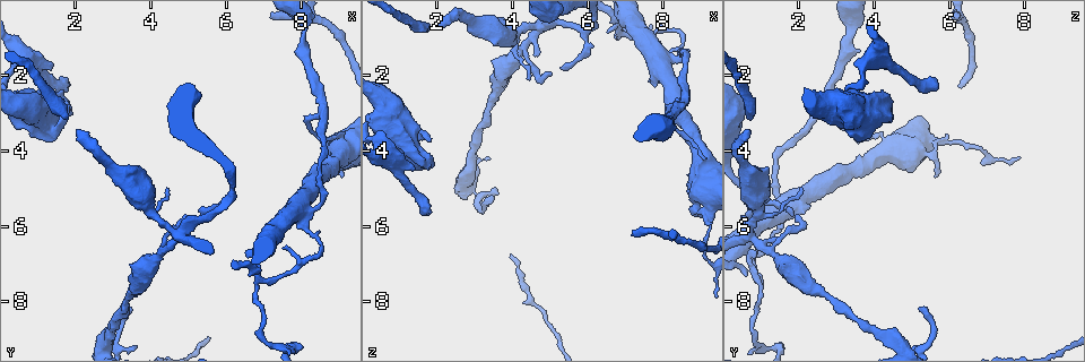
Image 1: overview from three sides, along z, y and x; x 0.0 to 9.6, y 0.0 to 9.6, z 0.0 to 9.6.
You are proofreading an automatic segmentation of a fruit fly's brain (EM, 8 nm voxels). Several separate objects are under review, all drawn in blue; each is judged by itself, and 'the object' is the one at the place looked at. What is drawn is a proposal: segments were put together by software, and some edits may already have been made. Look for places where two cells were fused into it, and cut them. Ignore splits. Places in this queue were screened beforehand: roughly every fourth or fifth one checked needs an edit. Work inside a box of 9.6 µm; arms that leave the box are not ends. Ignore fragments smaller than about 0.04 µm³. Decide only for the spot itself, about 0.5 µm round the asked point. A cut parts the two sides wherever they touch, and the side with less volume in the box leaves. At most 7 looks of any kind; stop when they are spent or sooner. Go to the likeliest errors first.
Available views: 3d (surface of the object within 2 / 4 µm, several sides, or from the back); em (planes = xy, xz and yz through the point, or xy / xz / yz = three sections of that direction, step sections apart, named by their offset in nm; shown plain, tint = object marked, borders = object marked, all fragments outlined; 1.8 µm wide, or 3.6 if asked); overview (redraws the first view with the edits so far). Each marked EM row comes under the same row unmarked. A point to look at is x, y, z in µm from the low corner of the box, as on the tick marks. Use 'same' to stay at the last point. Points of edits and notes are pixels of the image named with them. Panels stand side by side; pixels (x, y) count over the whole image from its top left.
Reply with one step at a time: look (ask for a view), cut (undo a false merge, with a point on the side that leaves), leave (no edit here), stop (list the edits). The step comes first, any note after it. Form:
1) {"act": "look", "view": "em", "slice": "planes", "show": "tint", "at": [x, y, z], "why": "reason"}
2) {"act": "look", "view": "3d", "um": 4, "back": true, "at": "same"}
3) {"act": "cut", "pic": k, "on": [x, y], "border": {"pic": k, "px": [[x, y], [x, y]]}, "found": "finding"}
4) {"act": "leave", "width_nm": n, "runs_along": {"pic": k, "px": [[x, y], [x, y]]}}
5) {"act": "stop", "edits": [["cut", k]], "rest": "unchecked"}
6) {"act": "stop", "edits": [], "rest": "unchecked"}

{"act": "look", "view": "em", "um": 3.6, "slice": "planes", "show": "tint", "at": [4.85, 6.20, 0.75], "why": "looks like a crossing"}

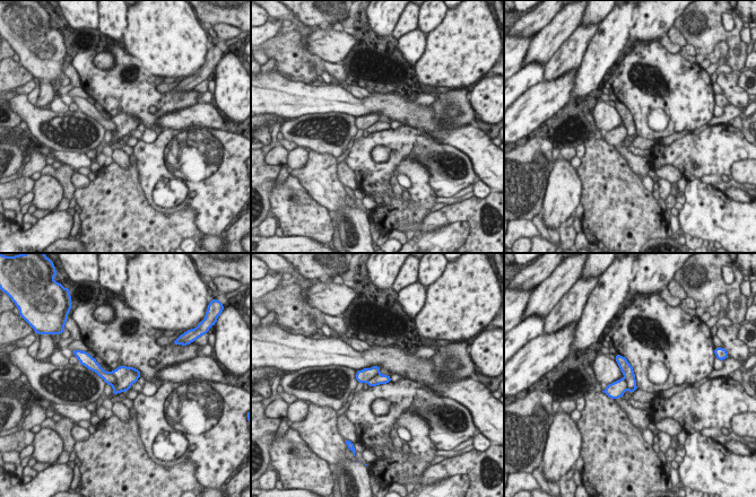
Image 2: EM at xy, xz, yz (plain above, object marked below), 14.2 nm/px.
{"act": "cut", "pic": 2, "on": [126, 376], "width_nm": 240, "part_leaving": {"pic": 2, "px": [[618, 358], [625, 366], [633, 387]]}, "found": "two cells meet here"}

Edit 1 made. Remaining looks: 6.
{"act": "look", "view": "em", "slice": "planes", "show": "tint", "at": [8.55, 2.90, 2.60], "why": "sharp bend"}

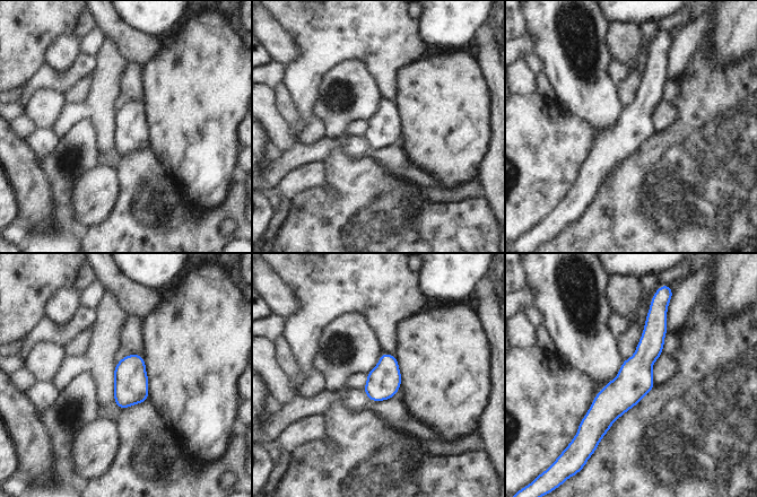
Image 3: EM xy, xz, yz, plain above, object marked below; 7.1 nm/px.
{"act": "leave", "found": "one cell here"}

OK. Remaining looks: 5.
{"act": "look", "view": "em", "um": 3.6, "slice": "xy", "step": 8, "show": "tint", "at": [9.00, 3.75, 4.20], "why": "sudden change in width"}

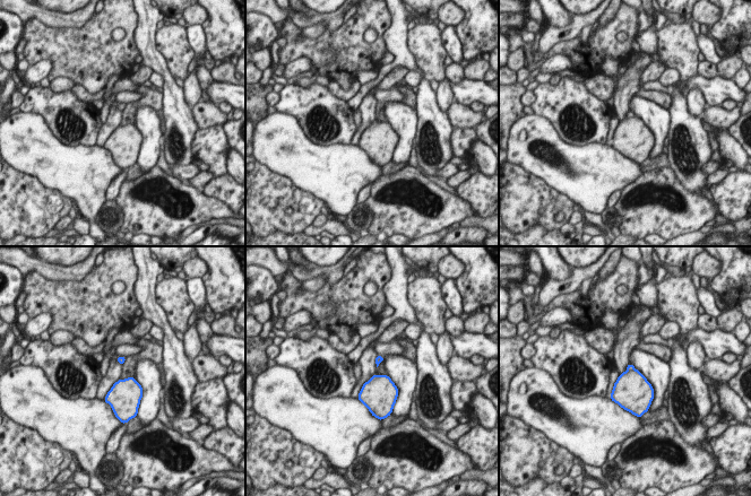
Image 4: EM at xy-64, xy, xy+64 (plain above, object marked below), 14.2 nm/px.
{"act": "cut", "pic": 4, "on": [630, 367], "width_nm": 120, "found": "two cells meet here"}

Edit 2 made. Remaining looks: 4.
{"act": "stop", "edits": [["cut", 2], ["cut", 4]], "rest": "unchecked"}

